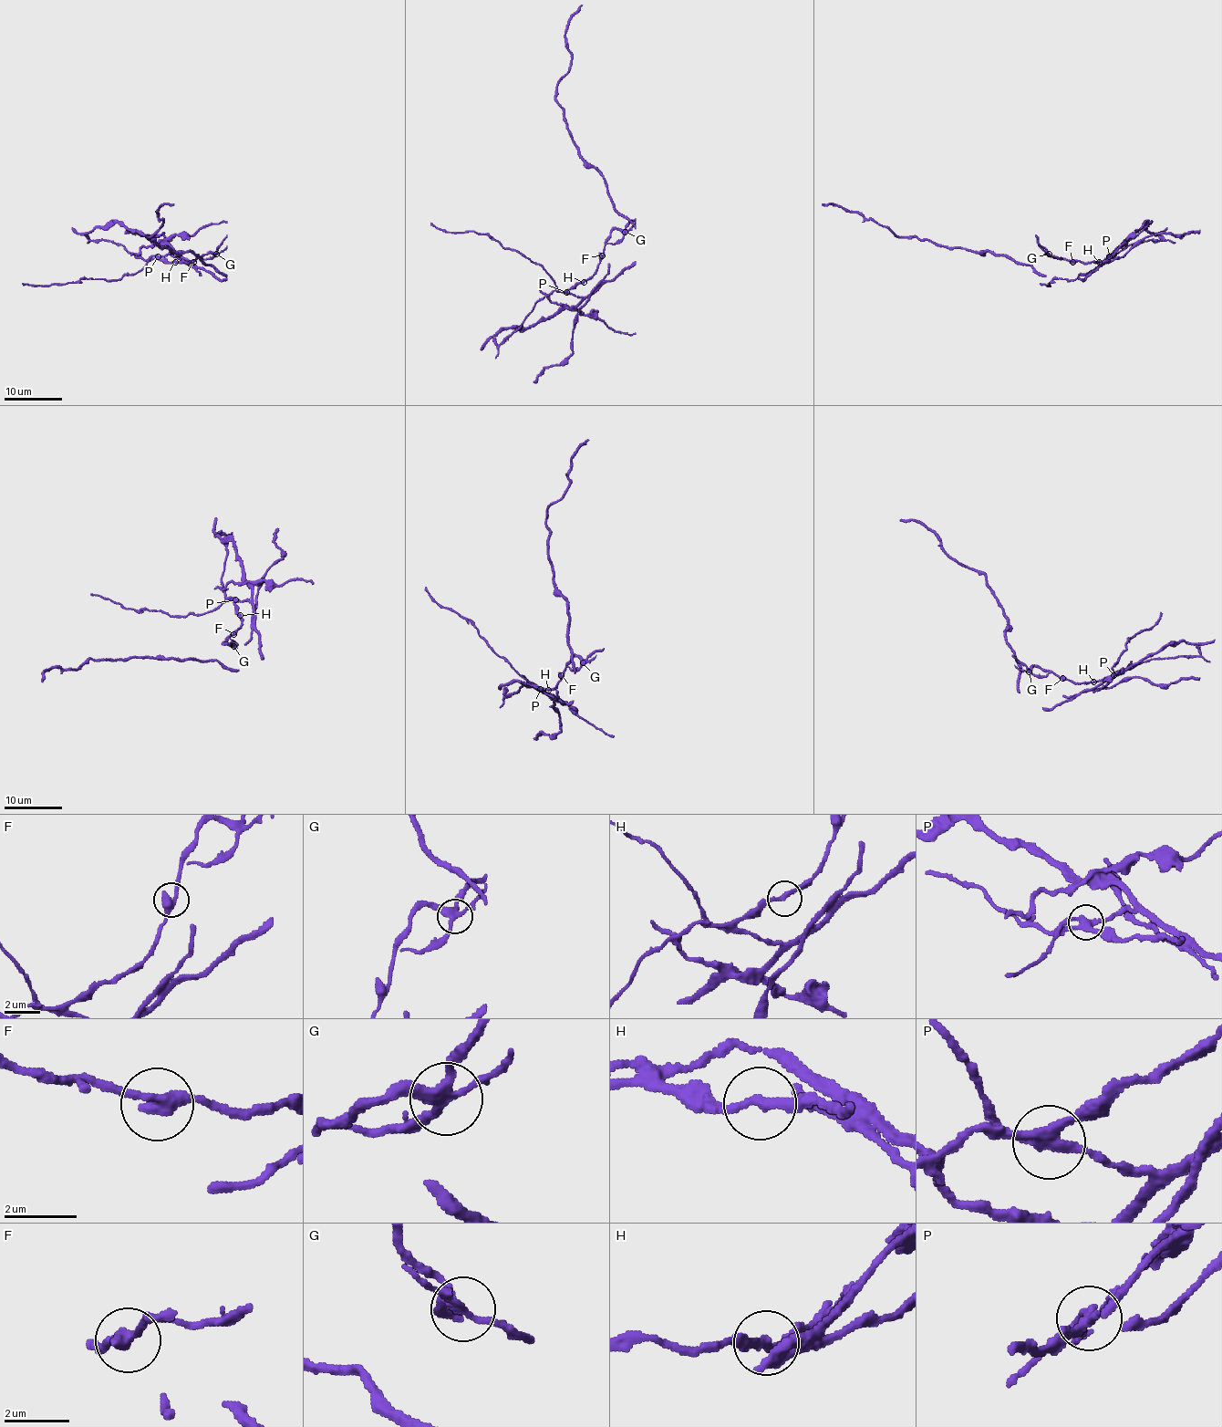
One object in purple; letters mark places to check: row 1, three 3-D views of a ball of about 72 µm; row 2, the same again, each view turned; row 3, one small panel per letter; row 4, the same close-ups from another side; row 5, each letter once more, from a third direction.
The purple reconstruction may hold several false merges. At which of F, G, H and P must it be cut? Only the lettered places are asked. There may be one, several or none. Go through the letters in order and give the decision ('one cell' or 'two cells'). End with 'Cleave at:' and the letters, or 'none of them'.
F: one cell
G: two cells
H: one cell
P: two cells
Cleave at: G, P

